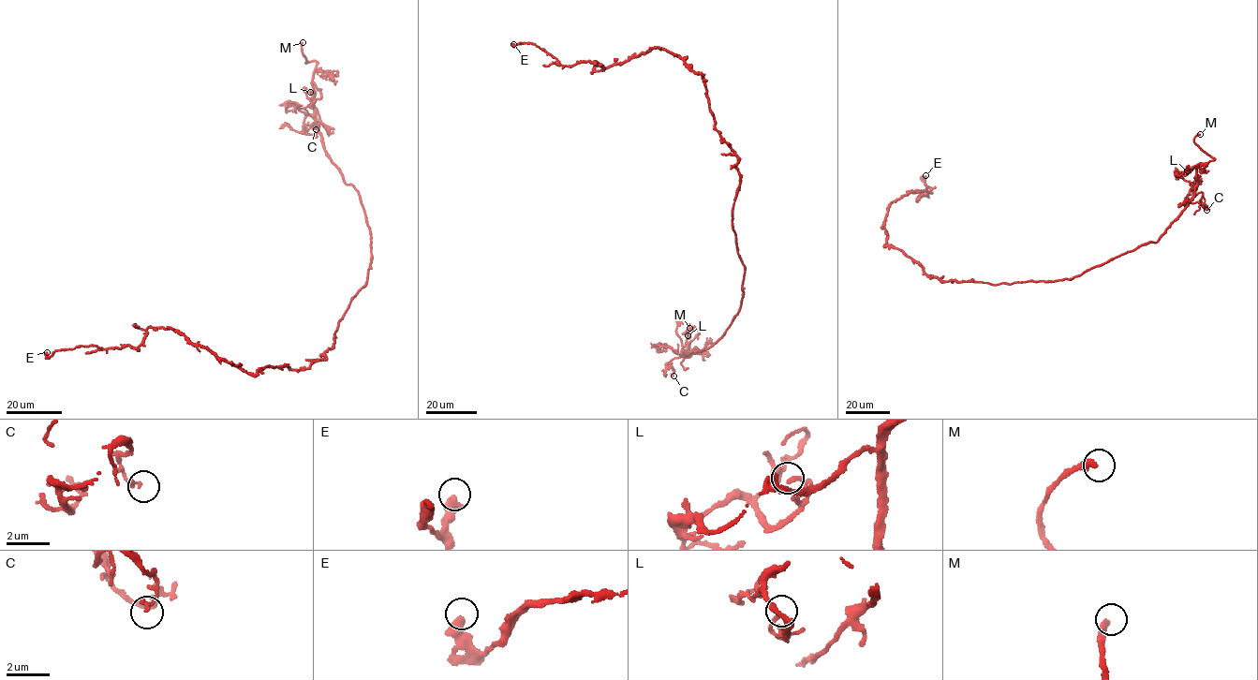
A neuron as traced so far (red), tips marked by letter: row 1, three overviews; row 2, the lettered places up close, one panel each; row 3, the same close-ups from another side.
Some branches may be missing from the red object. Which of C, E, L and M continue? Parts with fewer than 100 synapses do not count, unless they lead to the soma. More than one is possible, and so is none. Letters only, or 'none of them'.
M

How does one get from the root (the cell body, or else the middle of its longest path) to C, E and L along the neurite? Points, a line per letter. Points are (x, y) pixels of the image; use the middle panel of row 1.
C: (733, 206), (732, 229), (745, 267), (740, 311), (724, 335), (710, 347), (667, 363), (673, 376)
E: (733, 206), (737, 156), (715, 126), (702, 75), (681, 59), (653, 47), (603, 69), (513, 44)
L: (733, 206), (732, 229), (745, 267), (740, 311), (710, 347), (682, 355), (699, 333), (692, 327), (688, 335)

